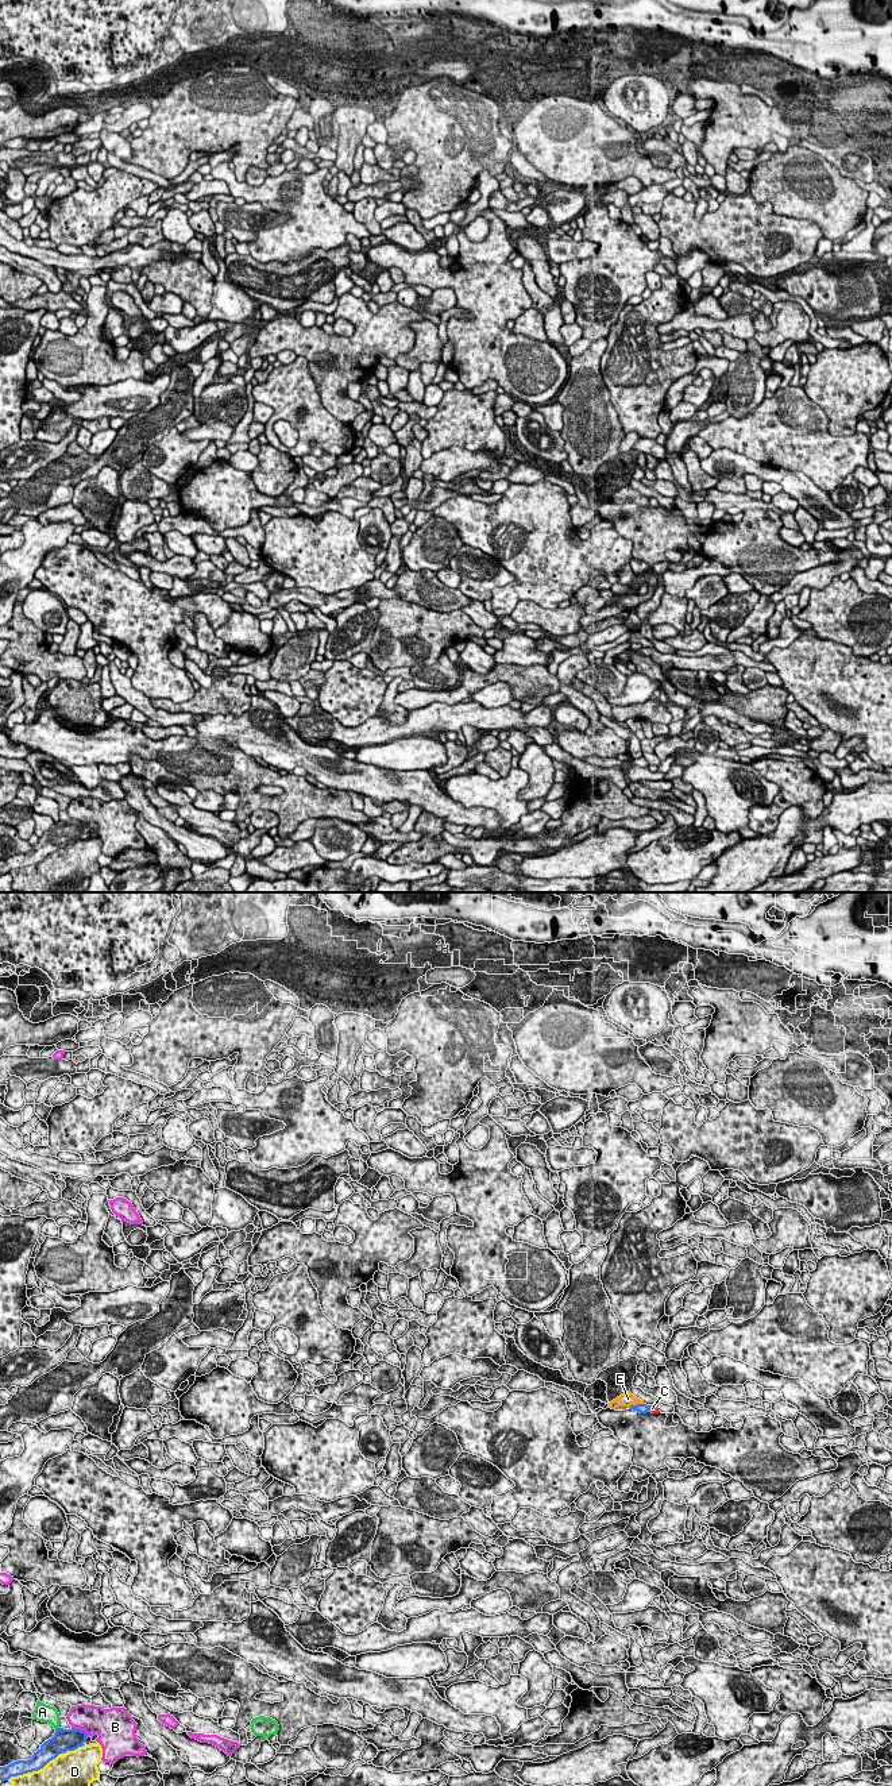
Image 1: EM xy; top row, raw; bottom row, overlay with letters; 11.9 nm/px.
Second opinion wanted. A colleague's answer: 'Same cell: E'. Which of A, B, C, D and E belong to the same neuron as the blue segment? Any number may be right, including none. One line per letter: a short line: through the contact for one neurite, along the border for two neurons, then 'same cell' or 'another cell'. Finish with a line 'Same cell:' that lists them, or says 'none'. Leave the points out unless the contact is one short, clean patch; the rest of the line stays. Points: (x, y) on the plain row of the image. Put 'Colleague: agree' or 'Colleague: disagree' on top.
Colleague: agree
A: line xy (58, 820), (56, 824); another cell
B: another cell
C: line xy (648, 498), (649, 502); another cell
D: another cell
E: line xy (643, 501), (637, 497), (628, 492); same cell
Same cell: E

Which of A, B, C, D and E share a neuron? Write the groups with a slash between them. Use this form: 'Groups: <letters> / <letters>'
Groups: A / B / C / D / E

